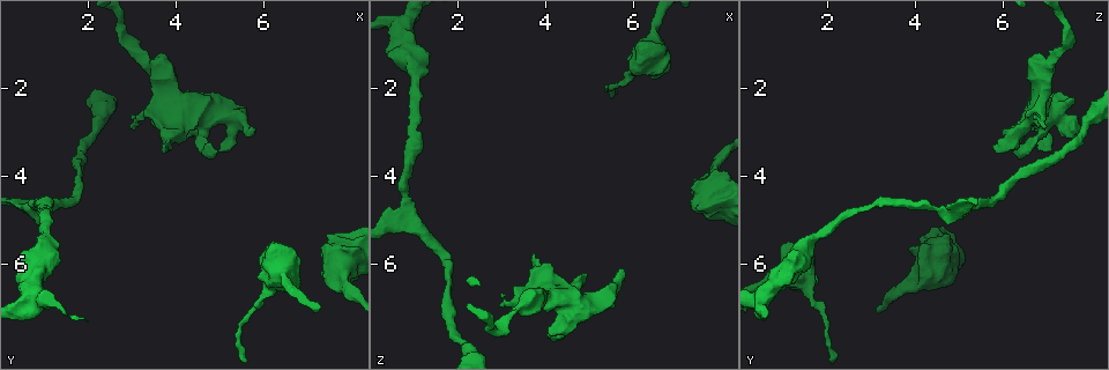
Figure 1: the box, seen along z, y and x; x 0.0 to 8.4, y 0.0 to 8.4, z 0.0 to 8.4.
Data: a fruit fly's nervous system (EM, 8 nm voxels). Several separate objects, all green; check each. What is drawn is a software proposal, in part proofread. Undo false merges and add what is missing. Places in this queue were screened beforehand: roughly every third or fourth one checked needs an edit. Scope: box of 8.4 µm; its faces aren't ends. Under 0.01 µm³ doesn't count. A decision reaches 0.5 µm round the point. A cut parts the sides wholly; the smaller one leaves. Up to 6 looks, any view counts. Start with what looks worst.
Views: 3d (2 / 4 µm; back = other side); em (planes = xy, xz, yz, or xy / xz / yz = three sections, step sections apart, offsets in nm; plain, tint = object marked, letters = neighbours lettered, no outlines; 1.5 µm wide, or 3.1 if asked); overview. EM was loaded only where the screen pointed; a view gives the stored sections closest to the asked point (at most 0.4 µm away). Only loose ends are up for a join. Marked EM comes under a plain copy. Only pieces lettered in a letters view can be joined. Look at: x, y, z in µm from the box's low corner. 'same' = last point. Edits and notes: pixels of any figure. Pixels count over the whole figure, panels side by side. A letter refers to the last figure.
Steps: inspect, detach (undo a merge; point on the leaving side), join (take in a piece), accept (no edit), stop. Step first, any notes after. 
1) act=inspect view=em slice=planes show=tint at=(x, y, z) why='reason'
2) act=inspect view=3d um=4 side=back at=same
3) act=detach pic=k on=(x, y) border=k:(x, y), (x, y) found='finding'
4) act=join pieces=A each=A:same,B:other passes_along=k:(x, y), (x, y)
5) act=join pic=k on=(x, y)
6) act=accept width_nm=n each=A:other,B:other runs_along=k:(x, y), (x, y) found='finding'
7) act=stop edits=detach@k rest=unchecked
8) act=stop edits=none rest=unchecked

act=inspect view=em slice=planes show=letters at=(3.70, 3.35, 5.75) why='an open end'

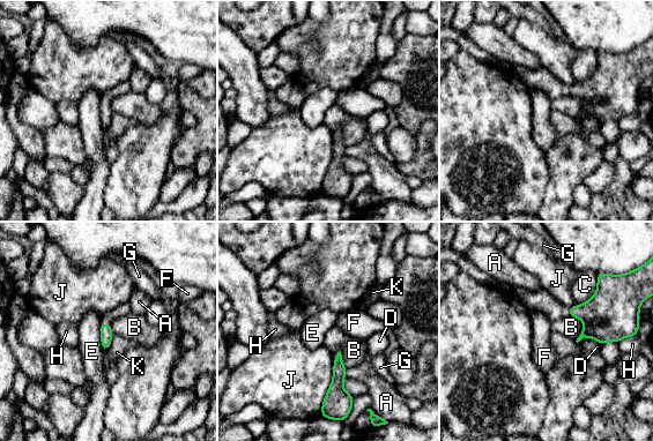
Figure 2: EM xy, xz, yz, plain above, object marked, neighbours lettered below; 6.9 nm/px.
act=accept each=A:other,B:other,C:other,D:other,E:other,F:other,G:other,H:other,J:other,K:other border=2:(99, 323), (99, 342), (104, 350) found='none of them fits'

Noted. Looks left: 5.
act=inspect view=3d um=4 at=(5.30, 2.25, 7.05) why='stops while still wide'

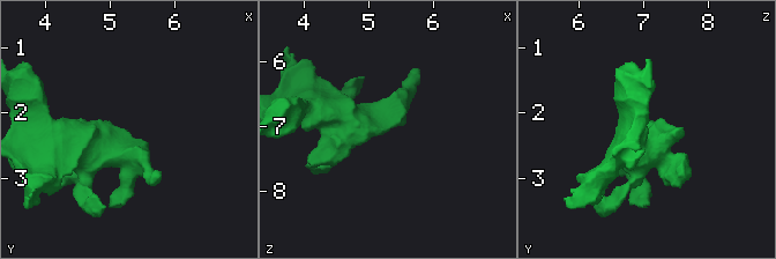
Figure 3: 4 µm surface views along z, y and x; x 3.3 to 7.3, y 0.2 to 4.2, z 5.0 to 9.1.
act=inspect view=em slice=xy step=4 show=letters at=(5.25, 2.25, 7.10)

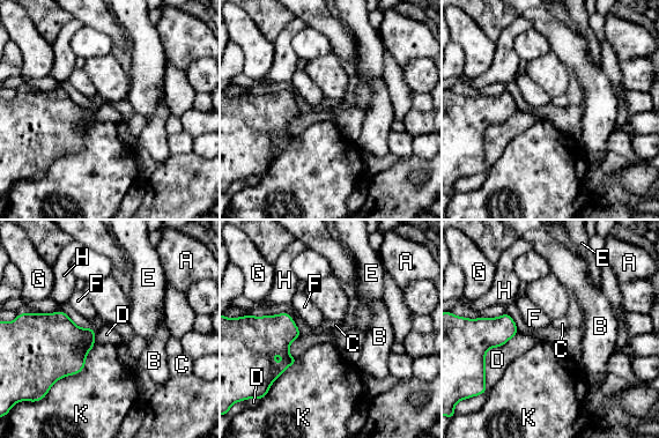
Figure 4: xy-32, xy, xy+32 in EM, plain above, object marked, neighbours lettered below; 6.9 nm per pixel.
act=inspect view=em slice=xz step=8 show=letters at=same why='another direction'

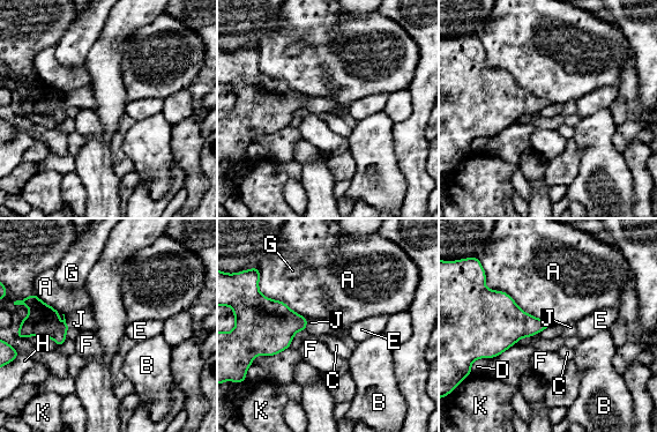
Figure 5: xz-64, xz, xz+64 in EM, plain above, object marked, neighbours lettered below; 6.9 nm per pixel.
act=accept each=A:other,B:other,C:other,D:other,E:other,F:other,G:other,H:other,J:other,K:other border=5:(551, 326), (527, 337) found='no lettered piece goes on from it'

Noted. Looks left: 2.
act=stop edits=none rest=unchecked

